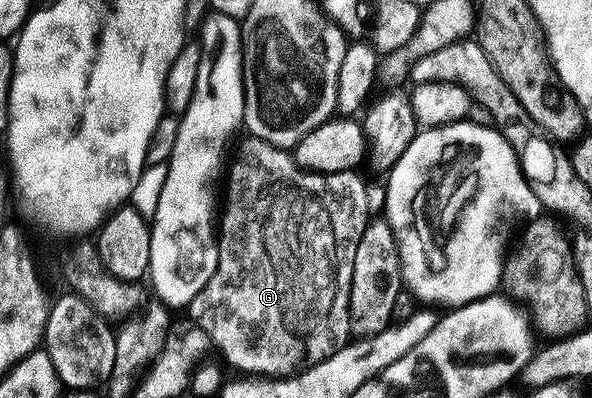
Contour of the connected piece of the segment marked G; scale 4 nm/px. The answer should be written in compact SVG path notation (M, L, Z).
M249 135L248 140L244 140L240 145L237 143L236 148L236 161L229 163L226 168L226 184L228 180L228 193L223 193L222 196L222 211L218 216L218 239L216 245L218 246L218 266L214 270L214 274L210 278L210 282L206 282L206 286L202 286L202 290L198 290L198 294L190 301L186 309L187 319L192 323L198 325L202 331L208 335L211 347L213 349L220 348L220 352L224 355L223 363L227 365L229 369L232 368L245 368L245 373L257 374L262 378L283 378L285 376L291 376L297 370L303 370L311 365L322 362L326 358L330 358L330 354L334 354L345 344L349 343L352 336L352 327L350 326L350 286L352 285L352 279L354 278L354 250L358 250L358 242L362 238L362 234L366 230L370 219L370 213L368 213L368 188L364 185L364 180L355 171L350 172L305 172L303 168L299 168L294 159L291 151L283 148L275 148L273 144L268 144L265 140L259 140L257 136Z

